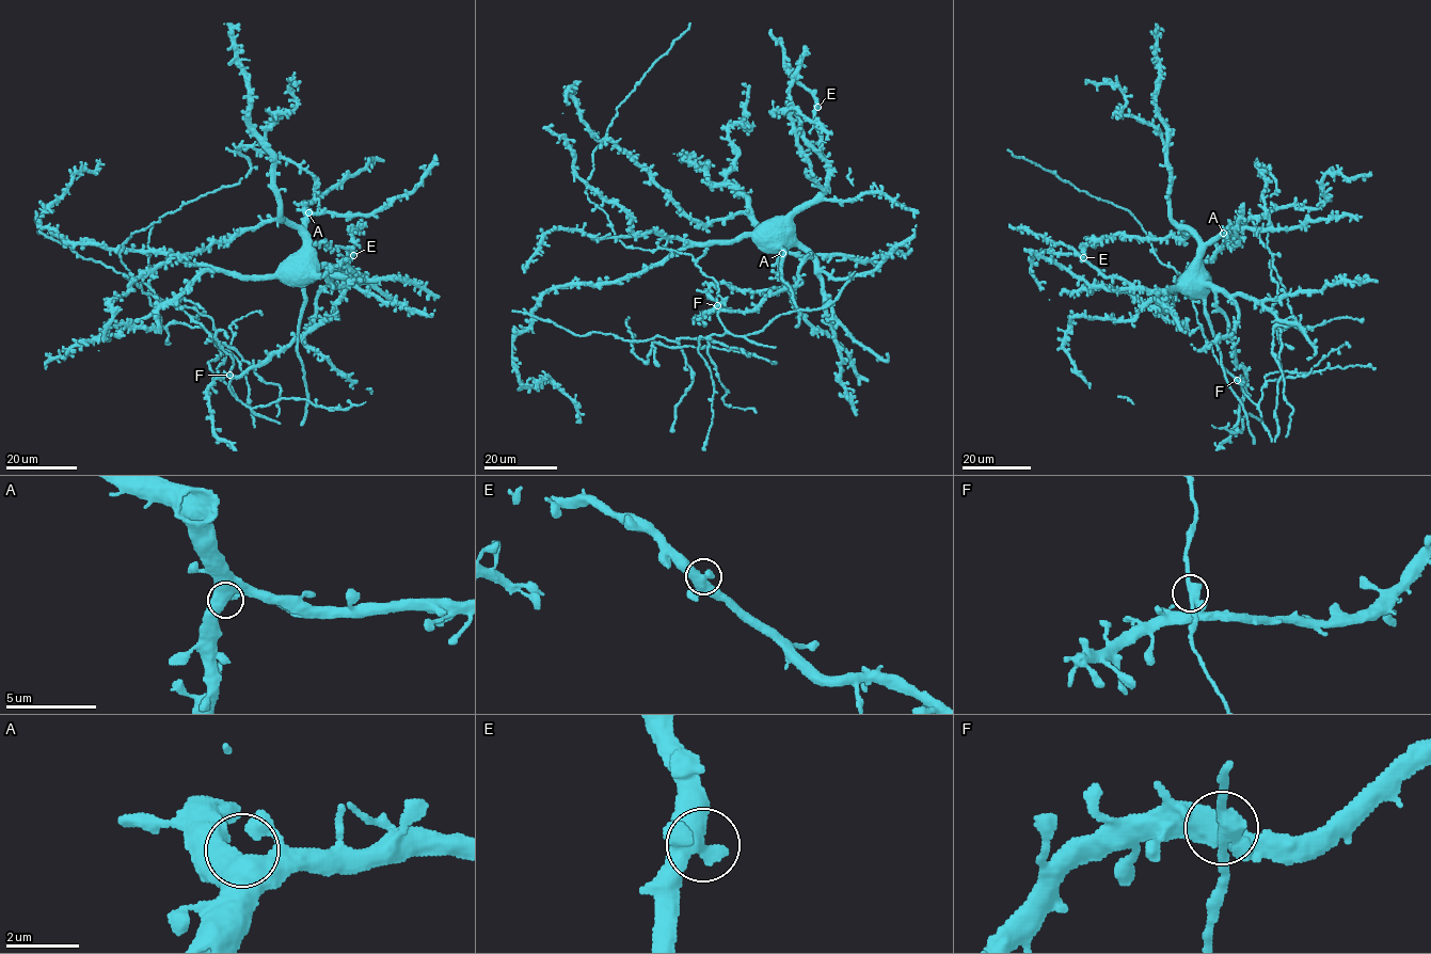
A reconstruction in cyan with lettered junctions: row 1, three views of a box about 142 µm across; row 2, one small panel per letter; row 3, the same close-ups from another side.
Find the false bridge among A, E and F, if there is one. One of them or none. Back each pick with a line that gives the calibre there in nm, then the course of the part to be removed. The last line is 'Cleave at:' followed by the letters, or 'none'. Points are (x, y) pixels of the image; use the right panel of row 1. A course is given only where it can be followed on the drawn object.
Cleave at: none

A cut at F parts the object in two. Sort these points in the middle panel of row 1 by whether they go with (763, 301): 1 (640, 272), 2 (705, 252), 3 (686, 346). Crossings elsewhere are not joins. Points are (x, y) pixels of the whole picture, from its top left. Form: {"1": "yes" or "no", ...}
{"1": "yes", "2": "no", "3": "yes"}

